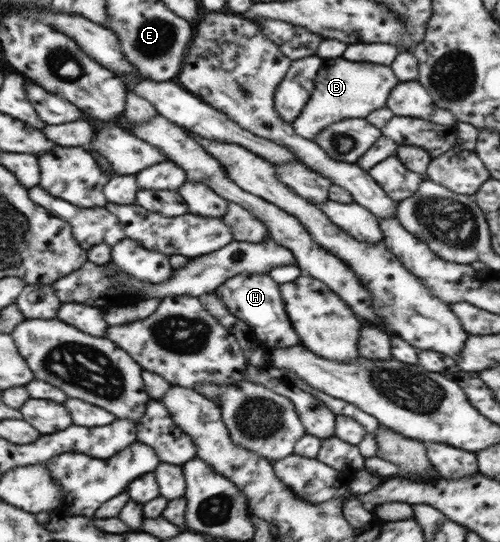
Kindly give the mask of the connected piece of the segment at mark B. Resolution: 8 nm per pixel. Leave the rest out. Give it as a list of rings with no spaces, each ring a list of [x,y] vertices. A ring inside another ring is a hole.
[[[326,58],[314,80],[314,90],[301,110],[299,118],[291,125],[298,136],[304,140],[312,140],[317,134],[330,126],[347,118],[365,119],[371,112],[384,108],[390,90],[398,84],[390,66],[368,64],[368,62],[350,62],[344,58]]]

